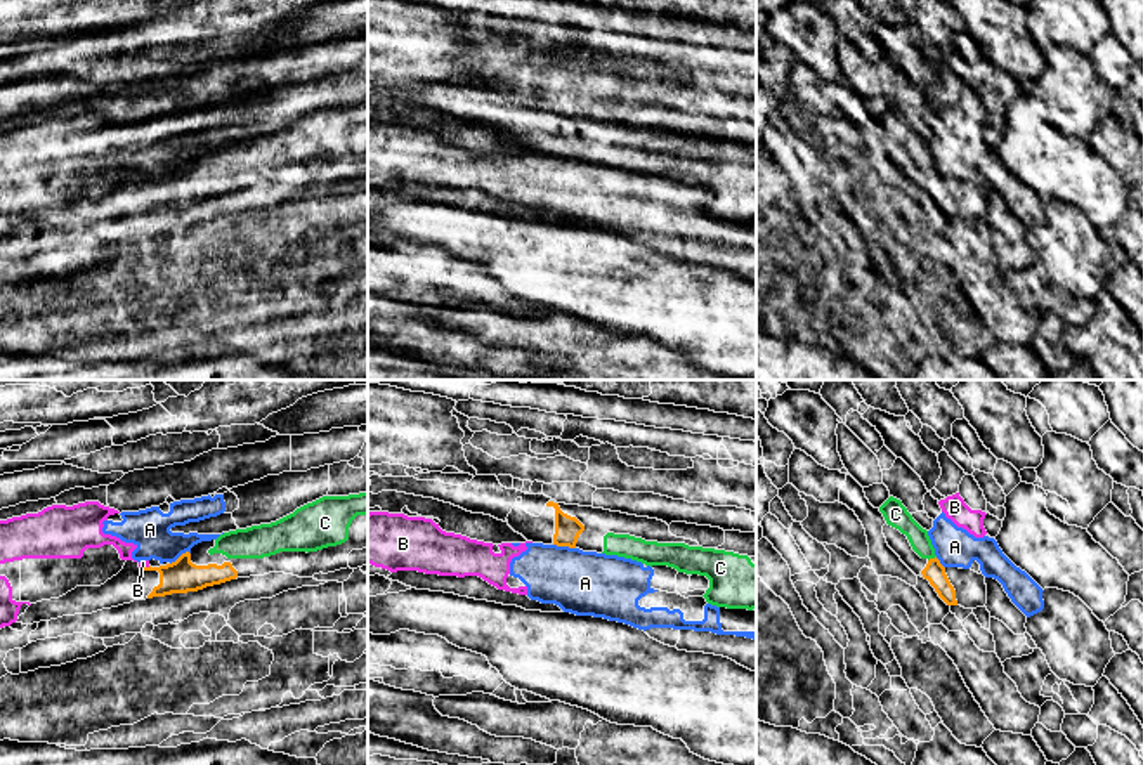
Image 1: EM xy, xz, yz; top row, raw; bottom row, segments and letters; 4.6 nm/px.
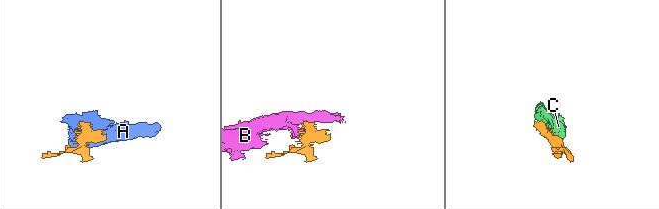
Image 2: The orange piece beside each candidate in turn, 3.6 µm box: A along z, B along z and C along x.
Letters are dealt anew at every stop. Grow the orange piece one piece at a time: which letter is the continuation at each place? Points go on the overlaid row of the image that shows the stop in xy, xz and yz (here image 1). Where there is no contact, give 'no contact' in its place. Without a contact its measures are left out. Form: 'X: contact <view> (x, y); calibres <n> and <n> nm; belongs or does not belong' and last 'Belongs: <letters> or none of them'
A: contact xz (564, 545); calibres 120 and 300 nm; does not belong
B: contact xy (144, 568); calibres 160 and 30 nm; does not belong
C: contact yz (932, 559); calibres 100 and 100 nm; belongs
Belongs: C

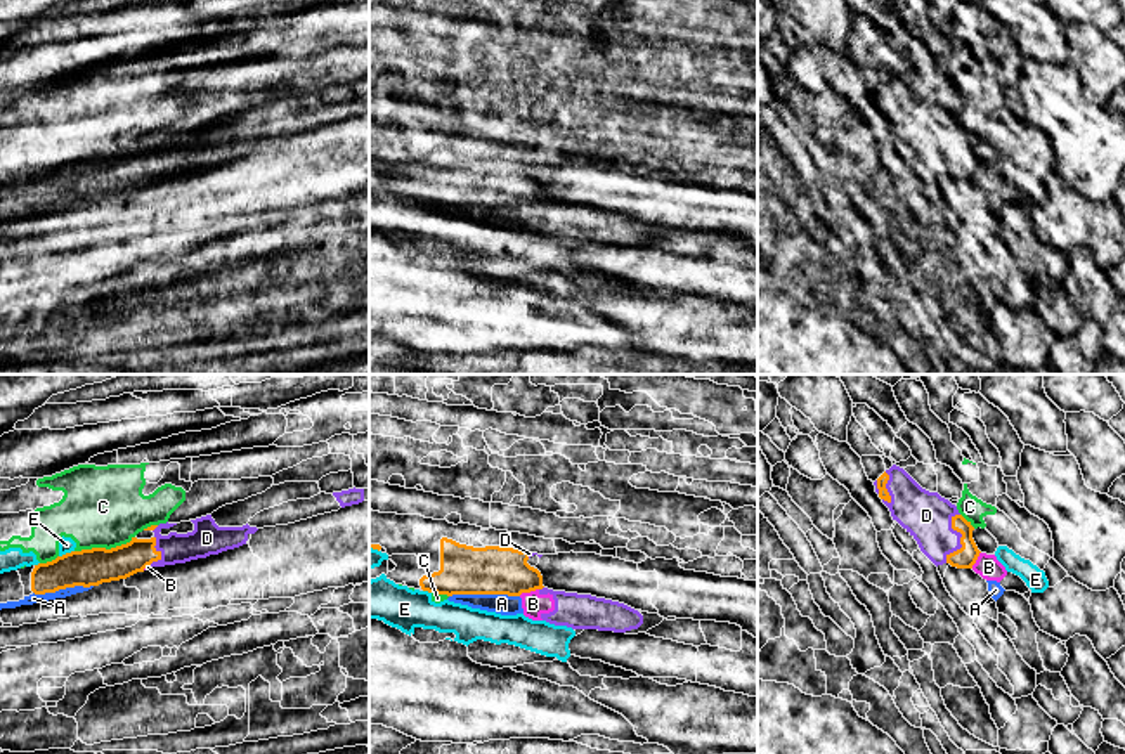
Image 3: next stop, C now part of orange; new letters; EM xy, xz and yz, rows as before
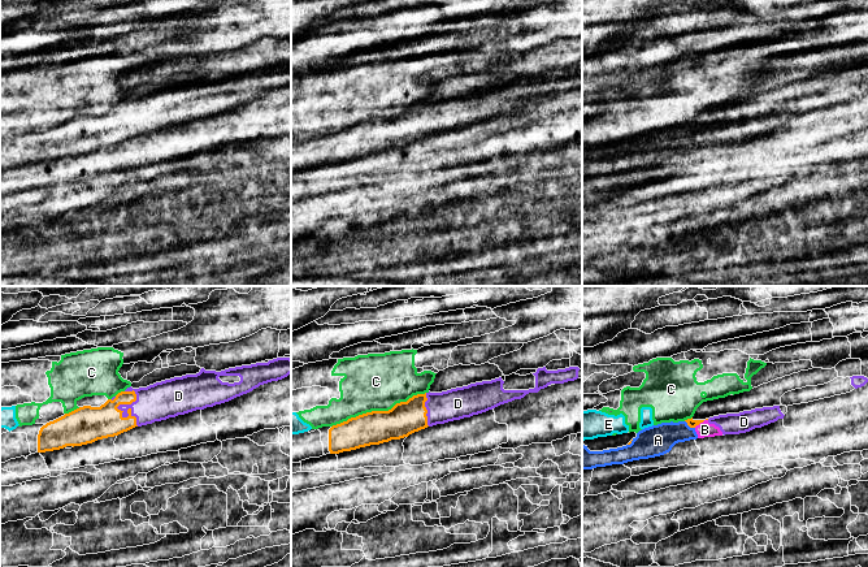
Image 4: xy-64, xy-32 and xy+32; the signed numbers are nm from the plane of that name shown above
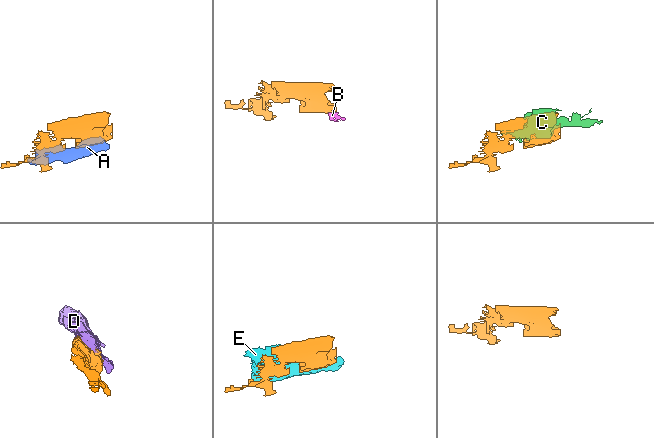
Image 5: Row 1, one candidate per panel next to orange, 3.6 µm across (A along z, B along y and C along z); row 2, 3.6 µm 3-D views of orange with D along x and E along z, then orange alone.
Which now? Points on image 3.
A: contact xz (484, 593); calibres 220 and 100 nm; does not belong
B: contact xz (527, 591); calibres 220 and 110 nm; does not belong
C: contact xy (104, 548); calibres 180 and 380 nm; does not belong
D: contact yz (961, 538); calibres 100 and 220 nm; belongs
E: contact xy (66, 553); calibres 180 and 70 nm; does not belong
Belongs: D

